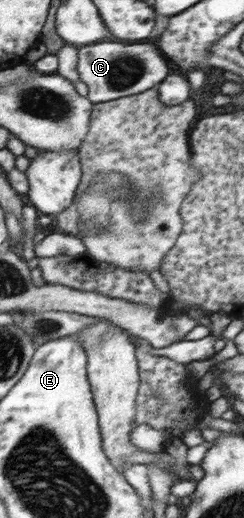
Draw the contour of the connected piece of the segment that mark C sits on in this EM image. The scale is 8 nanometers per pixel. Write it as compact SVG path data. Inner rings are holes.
M106 41L79 46L79 49L77 71L80 80L88 87L87 97L94 104L114 101L127 95L139 95L147 89L153 89L169 73L167 61L151 43L131 45L126 41ZM121 71L125 71L125 75Z

